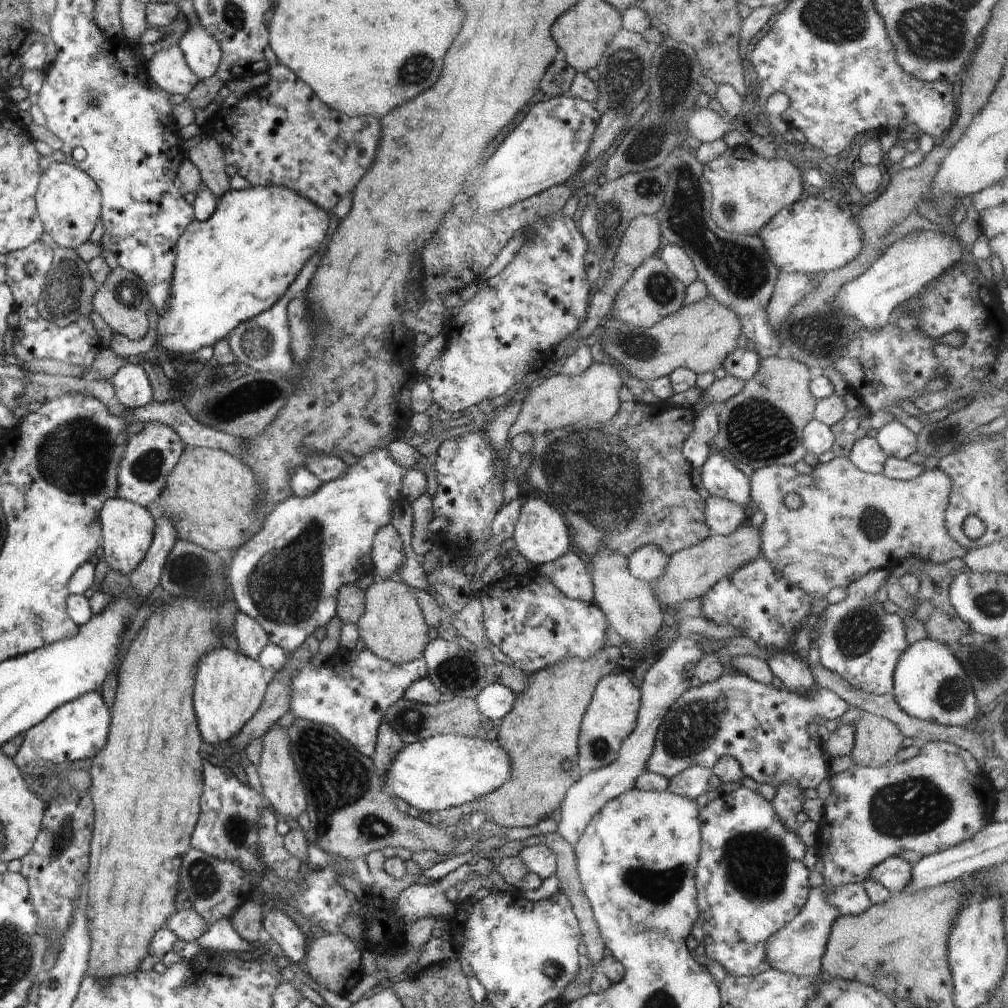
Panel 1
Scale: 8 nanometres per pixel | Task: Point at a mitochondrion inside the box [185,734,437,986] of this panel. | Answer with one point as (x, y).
(236, 827)

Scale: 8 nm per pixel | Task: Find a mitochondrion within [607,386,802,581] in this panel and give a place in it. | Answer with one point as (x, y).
(757, 429)

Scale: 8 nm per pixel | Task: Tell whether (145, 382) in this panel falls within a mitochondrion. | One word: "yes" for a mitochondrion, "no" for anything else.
no

